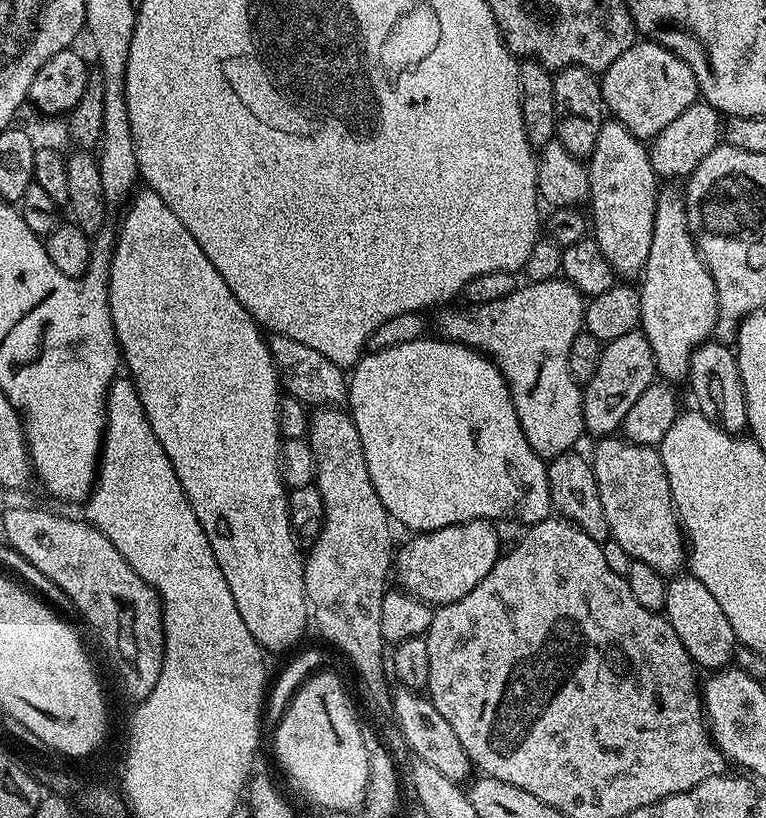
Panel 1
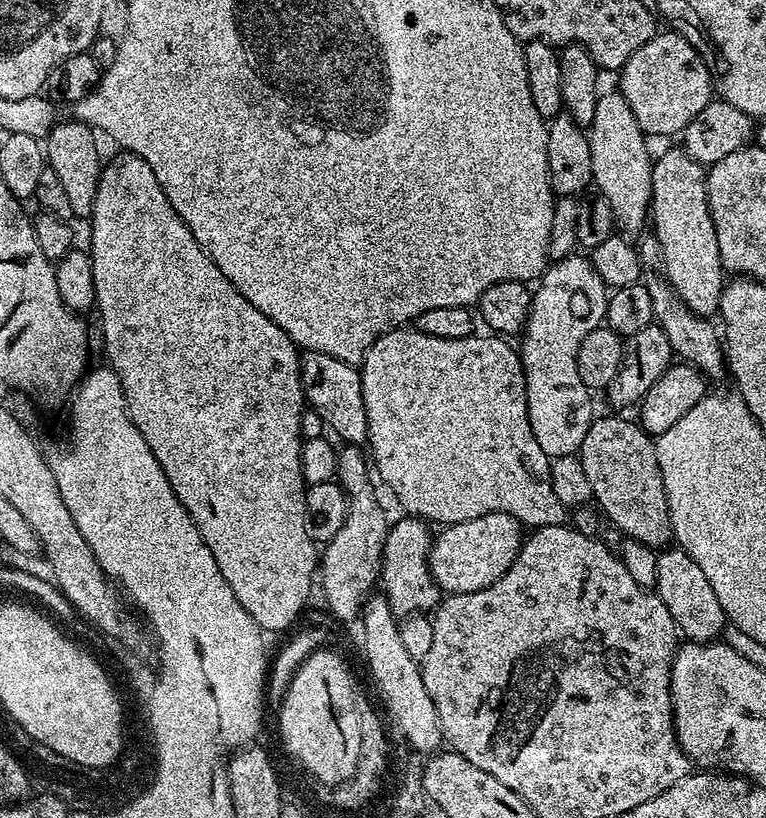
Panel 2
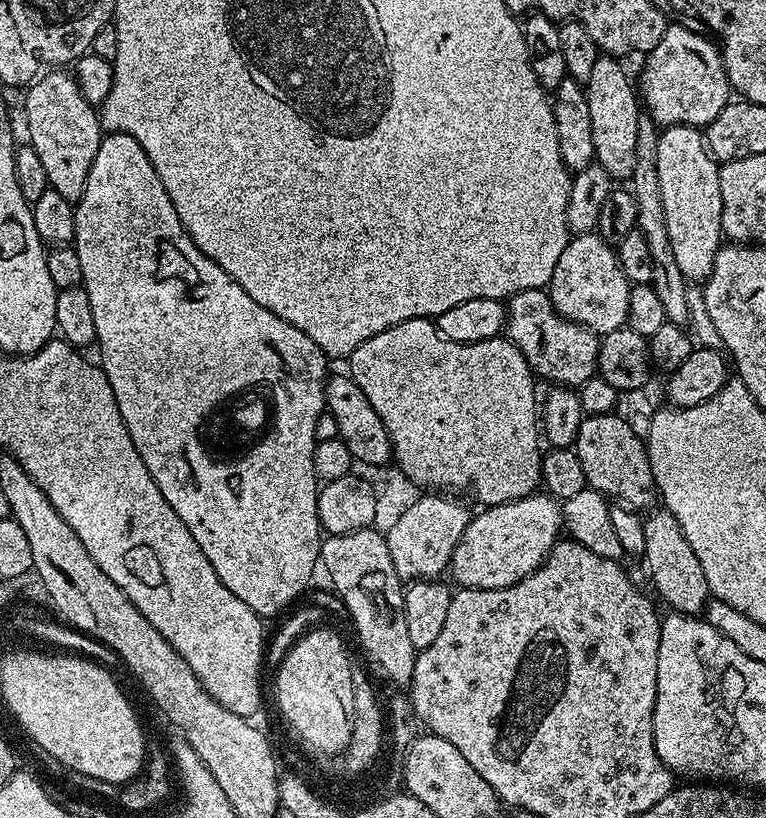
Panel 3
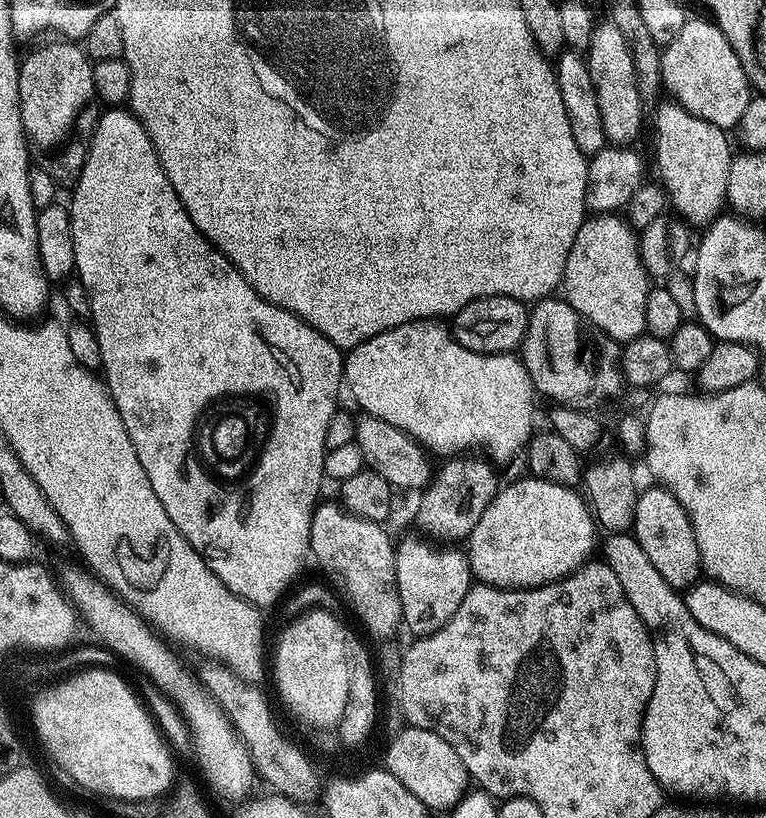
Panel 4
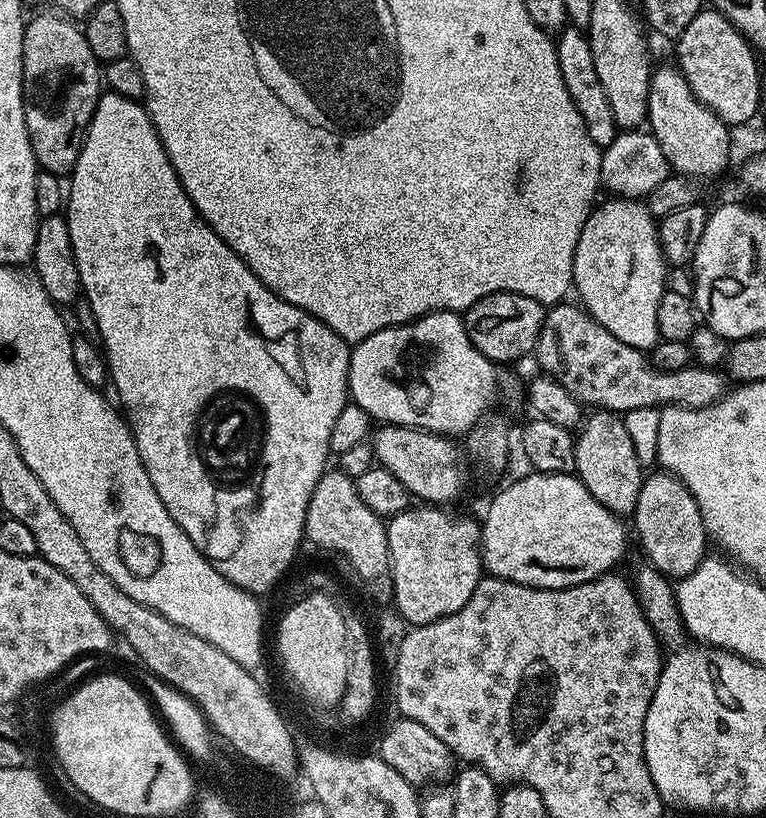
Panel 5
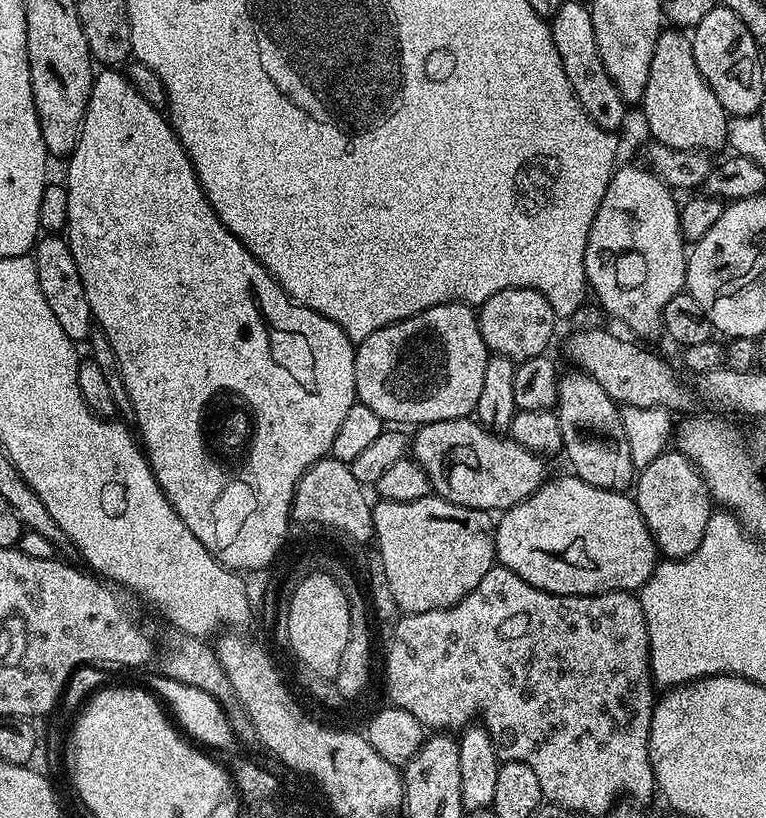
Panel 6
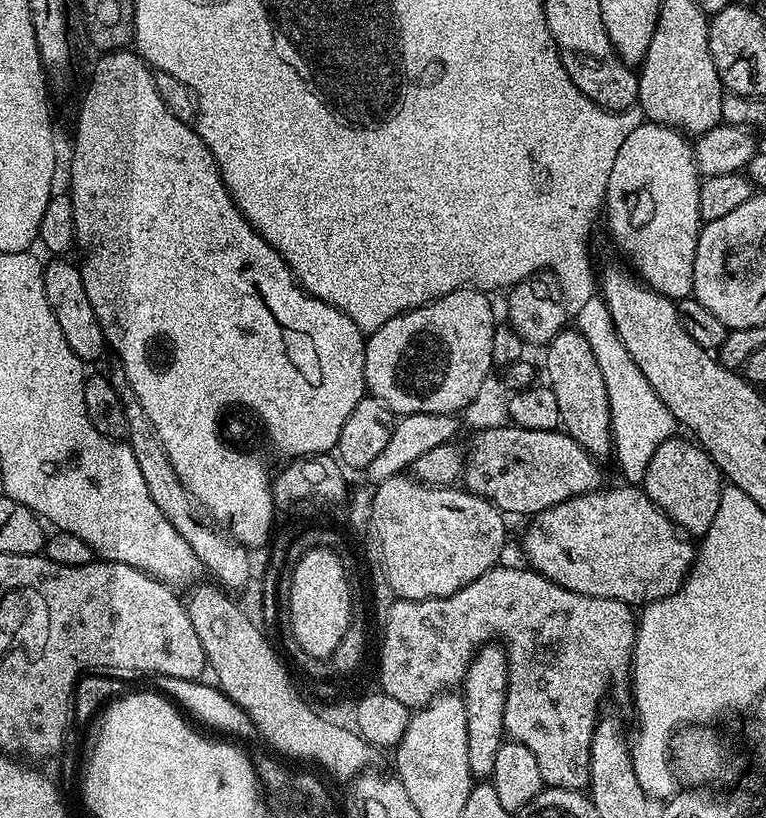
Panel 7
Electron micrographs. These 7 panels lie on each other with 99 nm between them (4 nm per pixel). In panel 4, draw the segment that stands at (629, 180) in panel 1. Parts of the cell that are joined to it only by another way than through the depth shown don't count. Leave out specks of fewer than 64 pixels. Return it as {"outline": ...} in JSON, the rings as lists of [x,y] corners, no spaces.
{"outline":[[[610,22],[597,23],[594,38],[586,53],[590,78],[594,82],[594,94],[598,94],[598,110],[602,114],[602,130],[606,130],[608,144],[632,146],[644,128],[646,113],[642,98],[638,98],[638,82],[634,70],[634,58],[630,58],[630,46],[618,26]]]}

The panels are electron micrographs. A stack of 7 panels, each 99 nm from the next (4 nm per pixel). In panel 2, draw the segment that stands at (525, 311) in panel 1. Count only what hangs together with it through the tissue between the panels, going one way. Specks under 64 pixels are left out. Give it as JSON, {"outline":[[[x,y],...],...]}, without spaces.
{"outline":[[[584,254],[567,256],[549,263],[545,268],[543,276],[539,277],[535,285],[537,288],[532,292],[528,320],[524,323],[522,335],[519,337],[520,344],[518,343],[526,382],[526,410],[530,414],[530,430],[534,430],[534,438],[538,438],[538,446],[542,446],[542,450],[550,458],[579,453],[582,438],[586,438],[586,430],[590,430],[594,419],[593,393],[578,375],[576,355],[582,338],[586,338],[590,330],[601,327],[605,323],[610,289],[598,274],[598,270],[594,270],[591,259],[587,255],[580,255]]]}

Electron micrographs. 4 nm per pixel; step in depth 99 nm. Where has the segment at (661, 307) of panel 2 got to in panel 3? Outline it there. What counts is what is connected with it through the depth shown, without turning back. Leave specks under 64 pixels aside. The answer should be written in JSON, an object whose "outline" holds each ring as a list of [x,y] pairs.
{"outline":[[[647,114],[638,118],[638,146],[634,150],[634,170],[630,177],[630,191],[638,202],[638,218],[636,227],[646,238],[646,246],[650,246],[650,262],[654,262],[654,274],[651,286],[662,298],[664,315],[671,323],[687,325],[688,320],[688,288],[682,270],[678,270],[678,261],[674,258],[674,249],[670,246],[670,234],[666,234],[666,213],[662,211],[662,186],[658,186],[658,126]]]}

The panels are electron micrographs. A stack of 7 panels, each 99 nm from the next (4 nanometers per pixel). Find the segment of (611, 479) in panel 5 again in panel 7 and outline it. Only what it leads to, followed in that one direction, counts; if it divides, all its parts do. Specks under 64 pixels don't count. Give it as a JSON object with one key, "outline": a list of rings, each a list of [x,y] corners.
{"outline":[[[568,326],[547,344],[546,352],[546,384],[554,390],[554,398],[558,398],[558,414],[563,431],[572,436],[574,442],[578,442],[578,446],[585,448],[591,456],[608,456],[613,451],[610,400],[589,343],[575,327]]]}

